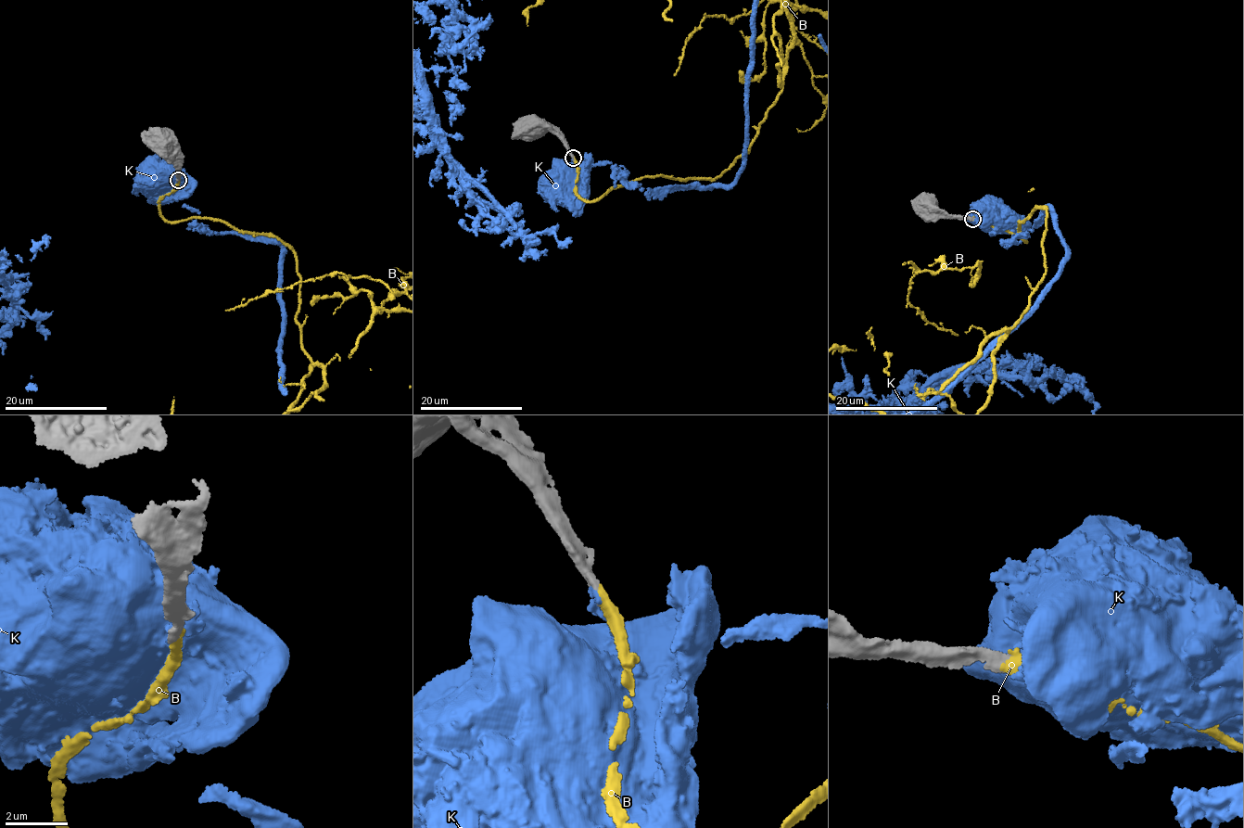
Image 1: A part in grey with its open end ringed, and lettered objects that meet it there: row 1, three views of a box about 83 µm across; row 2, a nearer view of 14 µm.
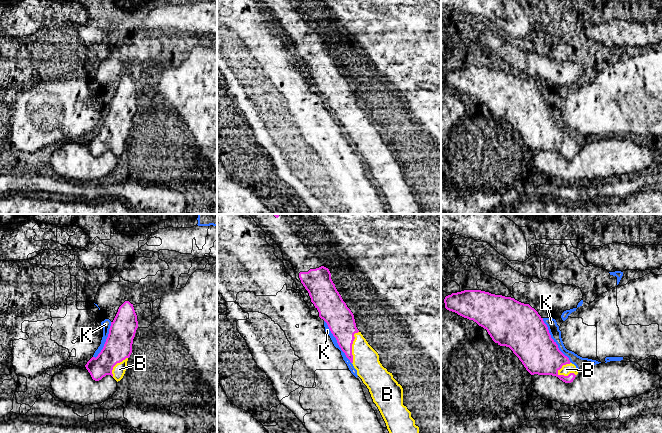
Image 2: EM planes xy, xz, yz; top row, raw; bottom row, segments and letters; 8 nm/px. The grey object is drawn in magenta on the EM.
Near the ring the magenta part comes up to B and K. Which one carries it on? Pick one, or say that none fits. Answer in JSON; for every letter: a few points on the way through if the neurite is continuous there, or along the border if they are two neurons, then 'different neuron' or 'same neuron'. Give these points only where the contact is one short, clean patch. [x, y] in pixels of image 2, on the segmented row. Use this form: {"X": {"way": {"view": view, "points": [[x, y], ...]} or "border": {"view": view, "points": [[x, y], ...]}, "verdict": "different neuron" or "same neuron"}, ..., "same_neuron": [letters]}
{"B": {"verdict": "same neuron"}, "K": {"verdict": "different neuron"}, "same_neuron": ["B"]}

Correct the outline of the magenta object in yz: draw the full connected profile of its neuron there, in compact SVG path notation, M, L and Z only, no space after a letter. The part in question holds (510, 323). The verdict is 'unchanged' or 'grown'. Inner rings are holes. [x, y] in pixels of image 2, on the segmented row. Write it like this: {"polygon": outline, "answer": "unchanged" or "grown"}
{"polygon": "M481 290L452 293L444 303L447 310L486 329L495 343L509 347L531 375L552 375L571 383L578 374L529 304Z", "answer": "grown"}

